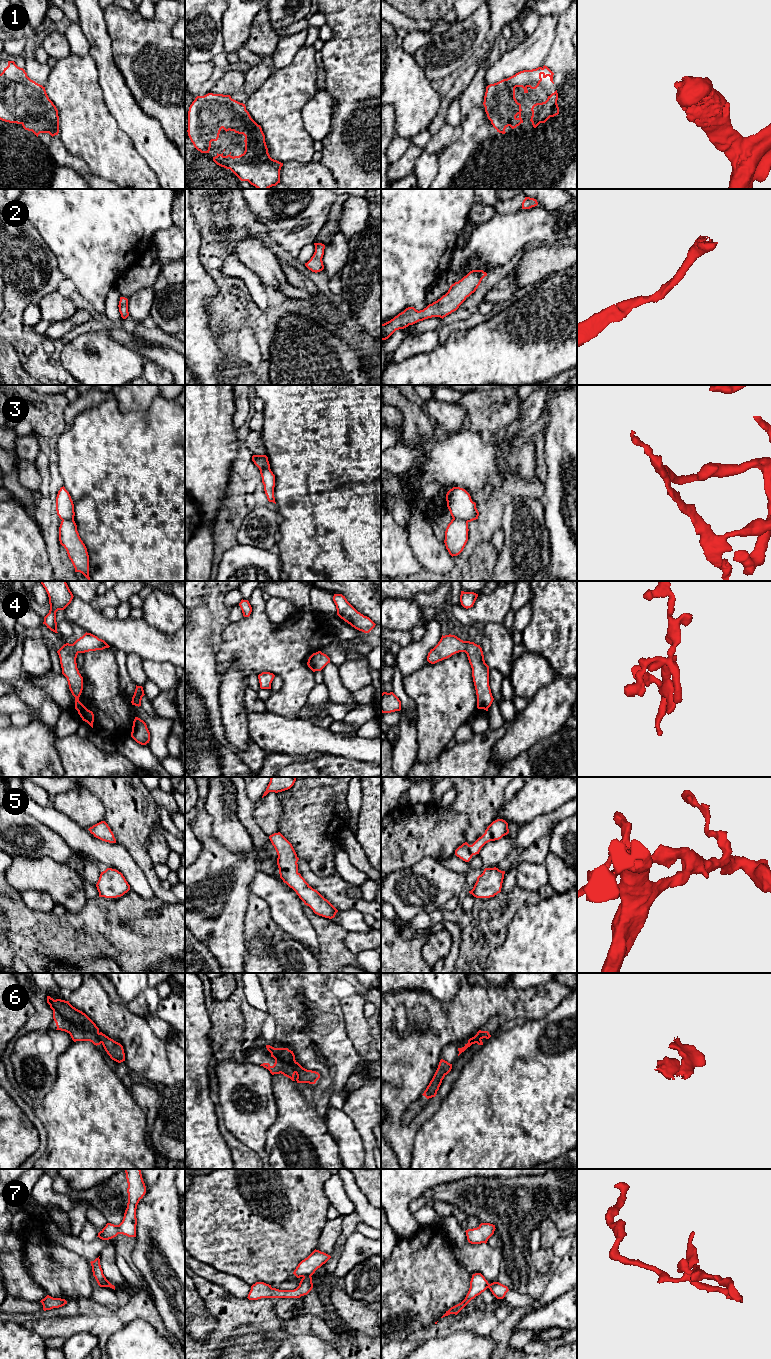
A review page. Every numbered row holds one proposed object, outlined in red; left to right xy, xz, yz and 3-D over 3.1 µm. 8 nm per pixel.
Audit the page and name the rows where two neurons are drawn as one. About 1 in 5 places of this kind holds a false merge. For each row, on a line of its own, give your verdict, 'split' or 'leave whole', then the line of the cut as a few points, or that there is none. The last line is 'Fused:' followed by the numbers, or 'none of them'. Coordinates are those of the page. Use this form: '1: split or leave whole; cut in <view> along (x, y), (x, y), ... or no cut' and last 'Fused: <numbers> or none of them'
1: leave whole; no cut
2: leave whole; no cut
3: split; cut in yz along (453, 518), (461, 518), (467, 523)
4: leave whole; no cut
5: leave whole; no cut
6: leave whole; no cut
7: split; cut in xz along (310, 1275), (303, 1277)
Fused: 3, 7

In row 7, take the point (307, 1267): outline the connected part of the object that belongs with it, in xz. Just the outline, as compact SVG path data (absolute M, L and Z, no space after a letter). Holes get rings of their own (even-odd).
M315 1249L307 1258L298 1264L293 1274L297 1278L312 1276L330 1258L330 1255Z

